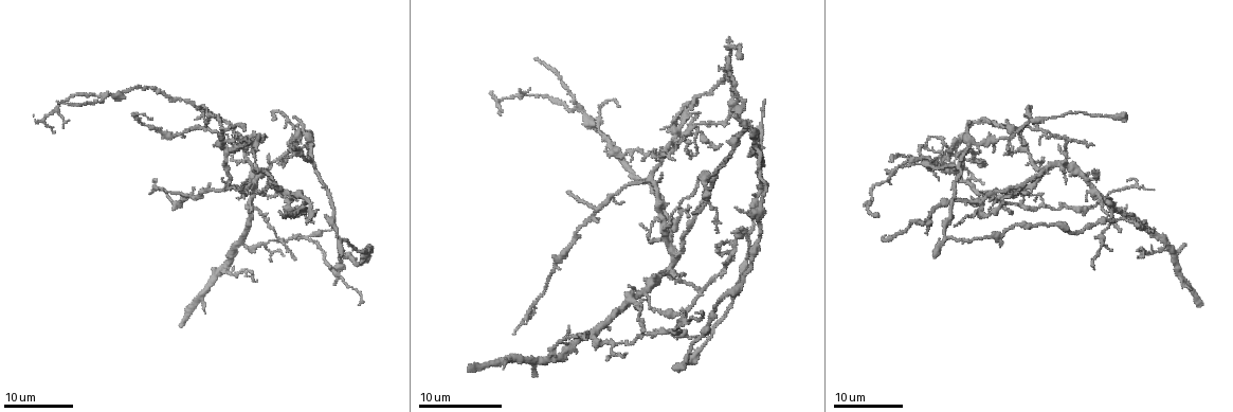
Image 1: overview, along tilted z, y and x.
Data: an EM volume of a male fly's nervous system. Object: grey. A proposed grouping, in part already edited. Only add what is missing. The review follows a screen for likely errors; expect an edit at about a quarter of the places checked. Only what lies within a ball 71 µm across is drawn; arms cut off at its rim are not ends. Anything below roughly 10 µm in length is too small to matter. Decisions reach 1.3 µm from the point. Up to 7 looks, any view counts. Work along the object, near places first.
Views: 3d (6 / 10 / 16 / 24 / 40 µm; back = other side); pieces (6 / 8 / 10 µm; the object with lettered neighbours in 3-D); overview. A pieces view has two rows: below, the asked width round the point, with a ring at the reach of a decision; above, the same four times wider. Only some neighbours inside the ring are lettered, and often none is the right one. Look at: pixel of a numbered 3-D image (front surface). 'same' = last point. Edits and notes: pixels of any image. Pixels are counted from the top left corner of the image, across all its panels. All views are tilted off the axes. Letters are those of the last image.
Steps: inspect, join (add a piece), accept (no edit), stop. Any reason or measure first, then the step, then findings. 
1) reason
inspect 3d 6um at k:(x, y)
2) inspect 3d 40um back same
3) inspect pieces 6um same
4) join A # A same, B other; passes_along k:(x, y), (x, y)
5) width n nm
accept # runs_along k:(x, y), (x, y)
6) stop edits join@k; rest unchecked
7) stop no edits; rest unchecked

an open end
inspect 3d 24um at 1:(901, 168)

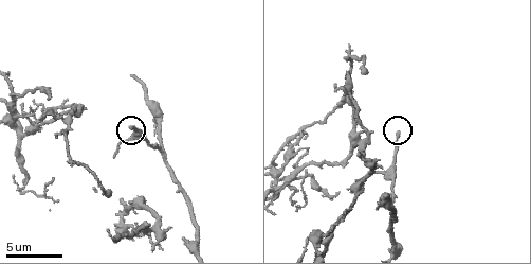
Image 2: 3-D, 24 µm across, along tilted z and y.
inspect pieces 10um at 2:(396, 133)

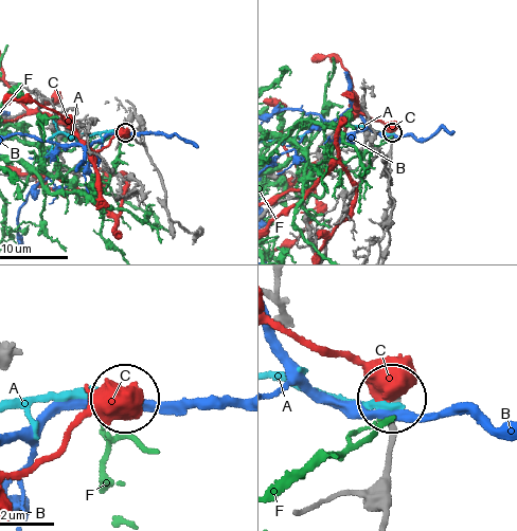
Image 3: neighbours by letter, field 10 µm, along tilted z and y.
accept # A other, B other, C other, F other; runs_along 3:(388, 512), (392, 402); none of them fits

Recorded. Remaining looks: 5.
free end
inspect pieces 6um at 2:(132, 77)

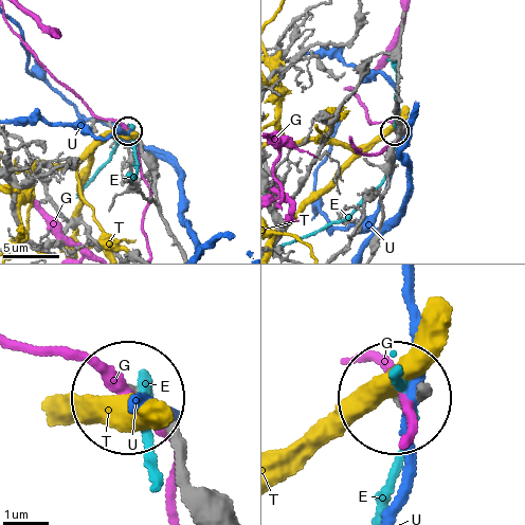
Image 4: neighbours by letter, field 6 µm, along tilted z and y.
accept # E other, G other, T other, U other; no lettered piece goes on from it

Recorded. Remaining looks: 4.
inspect 3d 16um at 1:(230, 157)

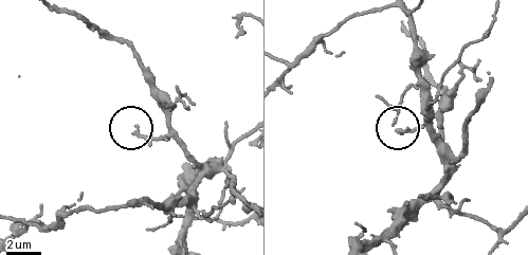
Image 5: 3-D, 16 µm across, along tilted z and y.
what lies round it
inspect pieces 10um at 5:(135, 127)

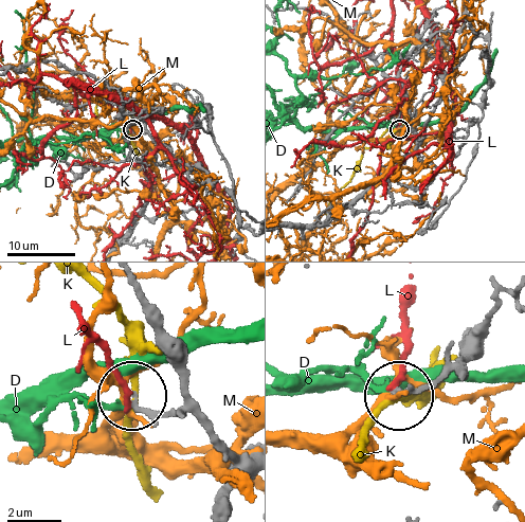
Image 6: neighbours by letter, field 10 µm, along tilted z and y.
accept # D other, K other, L other, M other; no lettered piece goes on from it

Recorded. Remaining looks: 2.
free end
inspect 3d 16um at 1:(533, 373)

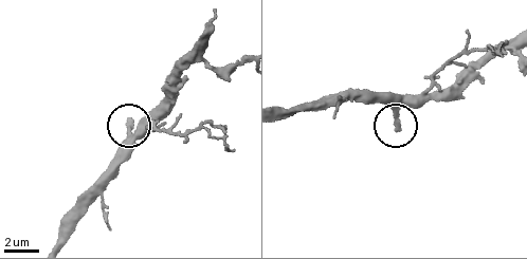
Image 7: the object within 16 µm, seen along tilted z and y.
inspect pieces 10um at 7:(399, 129)

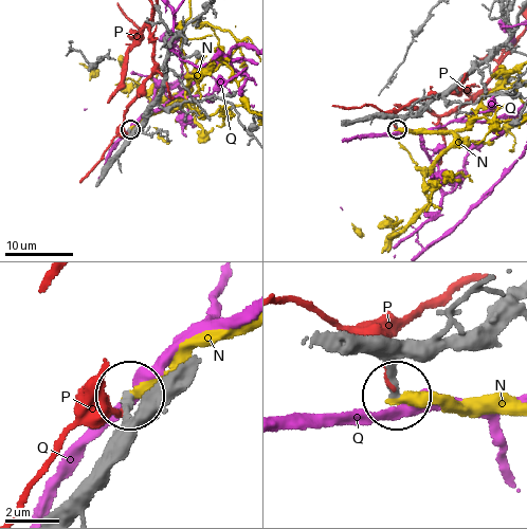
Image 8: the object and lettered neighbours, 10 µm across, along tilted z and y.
accept # N other, P other, Q other; none of them fits

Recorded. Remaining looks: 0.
stop no edits; rest unchecked

